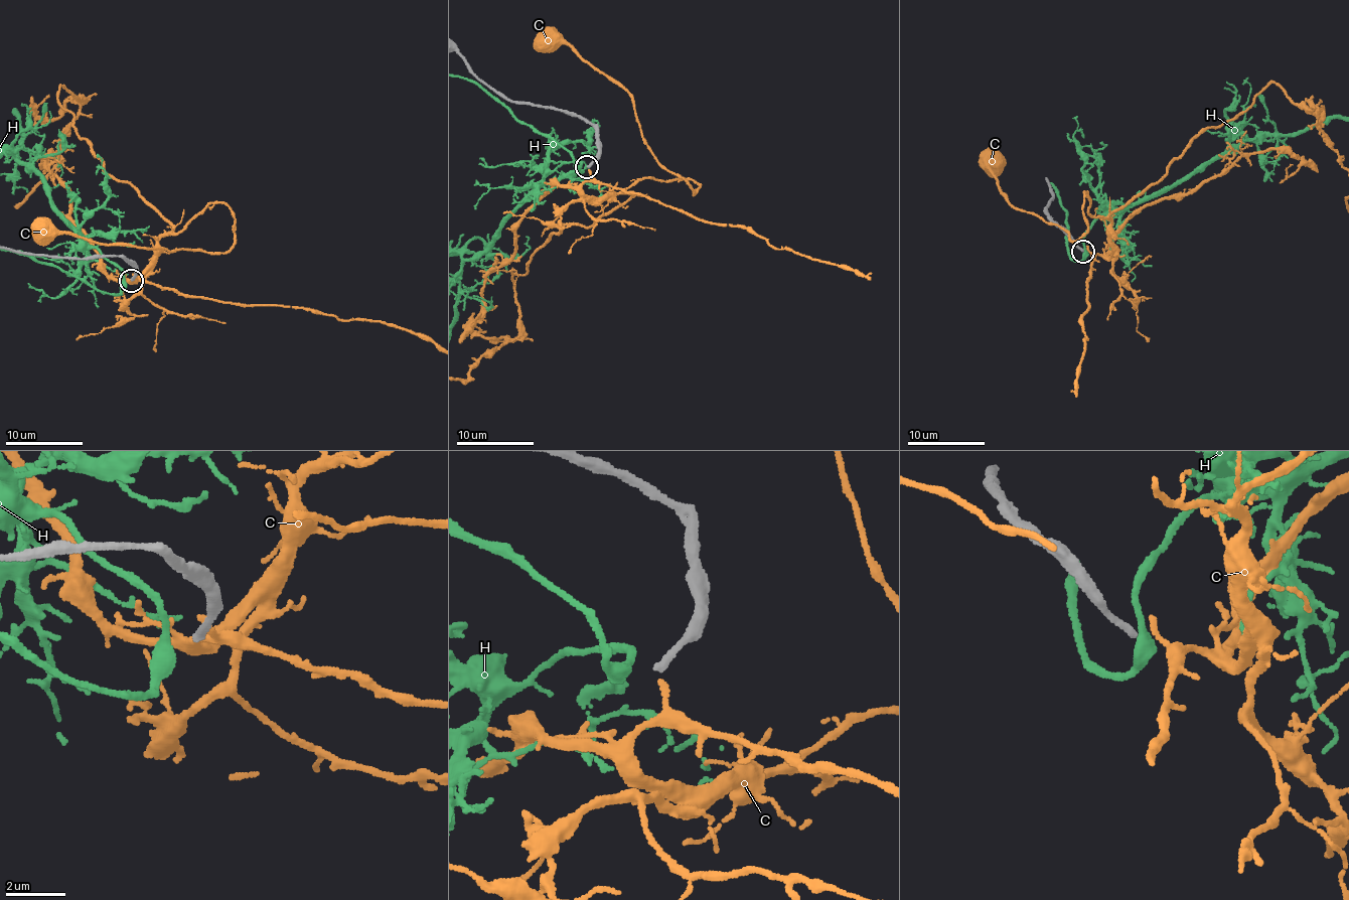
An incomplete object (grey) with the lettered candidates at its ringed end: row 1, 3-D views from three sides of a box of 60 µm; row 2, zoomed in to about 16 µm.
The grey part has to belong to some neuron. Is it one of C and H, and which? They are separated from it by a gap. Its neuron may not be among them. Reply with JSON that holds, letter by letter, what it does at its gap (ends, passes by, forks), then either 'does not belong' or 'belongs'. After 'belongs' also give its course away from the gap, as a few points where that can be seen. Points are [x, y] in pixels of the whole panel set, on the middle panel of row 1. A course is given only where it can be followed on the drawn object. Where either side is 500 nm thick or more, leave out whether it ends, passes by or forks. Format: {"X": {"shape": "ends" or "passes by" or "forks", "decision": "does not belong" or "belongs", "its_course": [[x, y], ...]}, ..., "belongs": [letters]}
{"C": {"shape": "ends", "decision": "does not belong"}, "H": {"shape": "passes by", "decision": "does not belong"}, "belongs": []}

